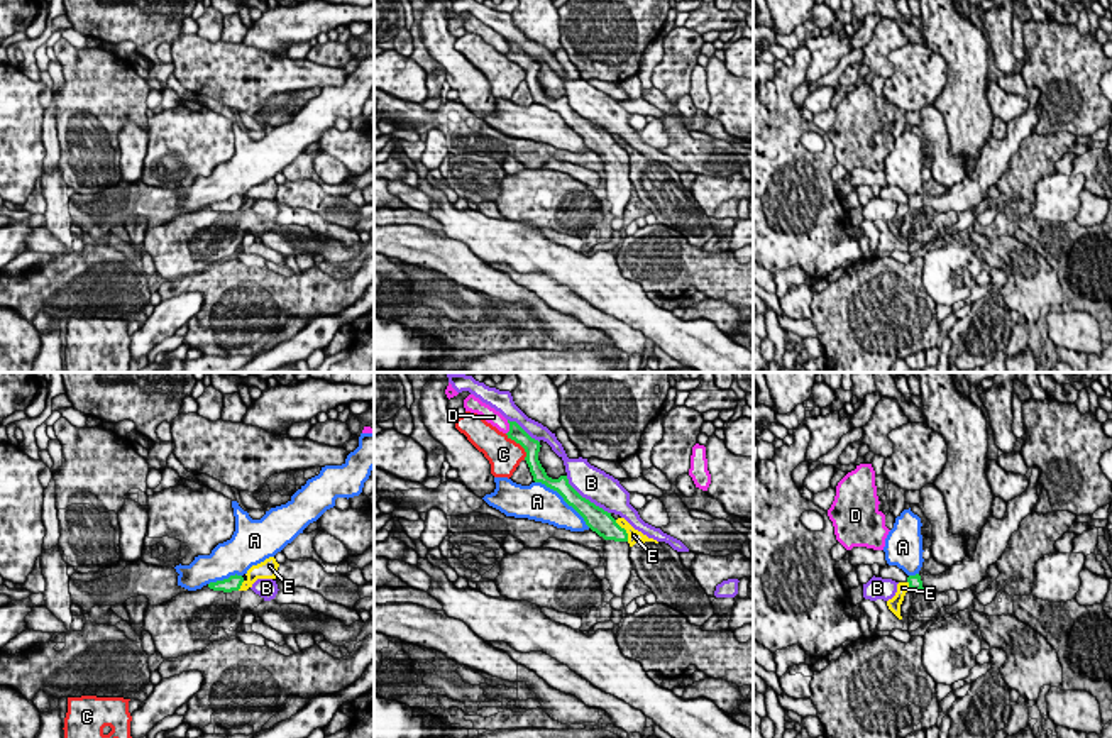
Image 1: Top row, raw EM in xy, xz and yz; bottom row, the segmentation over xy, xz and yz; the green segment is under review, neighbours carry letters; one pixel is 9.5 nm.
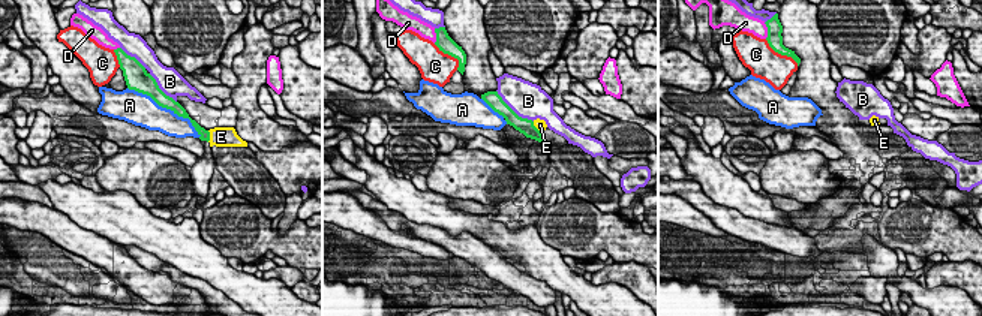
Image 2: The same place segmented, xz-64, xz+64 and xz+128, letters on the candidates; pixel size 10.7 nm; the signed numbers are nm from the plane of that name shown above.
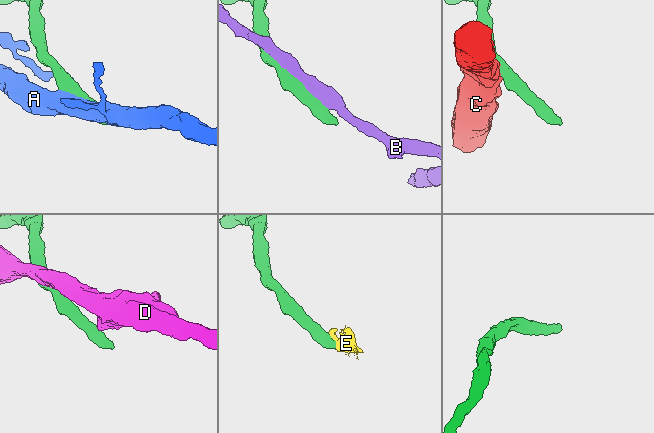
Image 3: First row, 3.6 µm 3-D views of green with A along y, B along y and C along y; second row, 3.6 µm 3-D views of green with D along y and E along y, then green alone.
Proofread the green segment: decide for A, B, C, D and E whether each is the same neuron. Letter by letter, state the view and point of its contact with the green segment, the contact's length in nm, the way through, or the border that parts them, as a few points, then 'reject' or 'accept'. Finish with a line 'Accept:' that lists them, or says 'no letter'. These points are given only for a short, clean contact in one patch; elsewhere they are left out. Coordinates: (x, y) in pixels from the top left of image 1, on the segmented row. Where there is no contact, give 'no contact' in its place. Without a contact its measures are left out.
A: meets green in xz at (564, 500); contact 700 nm long; reject
B: meets green in xz at (584, 498); contact 550 nm long; reject
C: meets green in xz at (520, 444); contact 320 nm long; reject
D: meets green in xz at (510, 427); contact 140 nm long; reject
E: meets green in xz at (625, 530); contact 240 nm long; border along xz (615, 520), (625, 530), (628, 540); reject
Accept: no letter

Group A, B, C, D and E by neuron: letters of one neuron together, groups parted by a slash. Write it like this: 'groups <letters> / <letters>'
groups A / B / C / D / E

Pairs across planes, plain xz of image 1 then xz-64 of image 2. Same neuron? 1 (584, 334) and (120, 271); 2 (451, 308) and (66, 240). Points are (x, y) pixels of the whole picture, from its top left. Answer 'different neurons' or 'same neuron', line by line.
1: same neuron
2: different neurons

